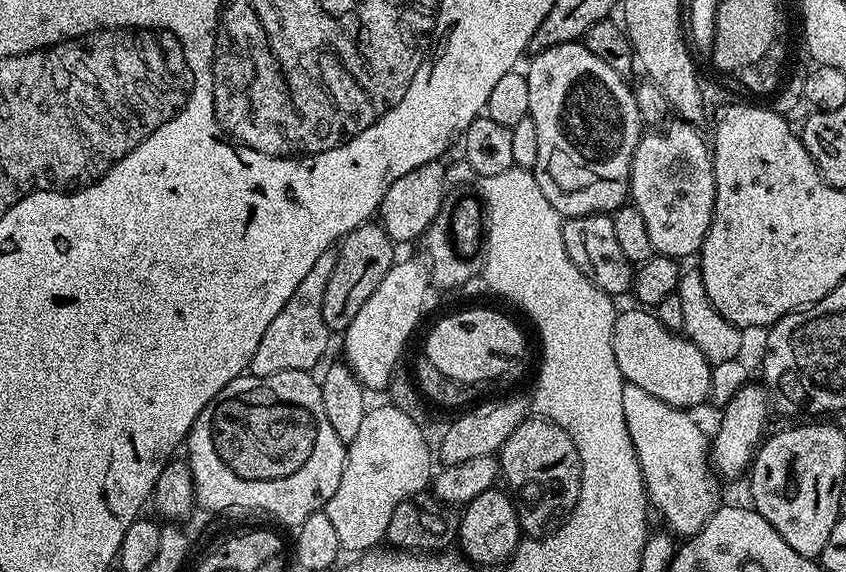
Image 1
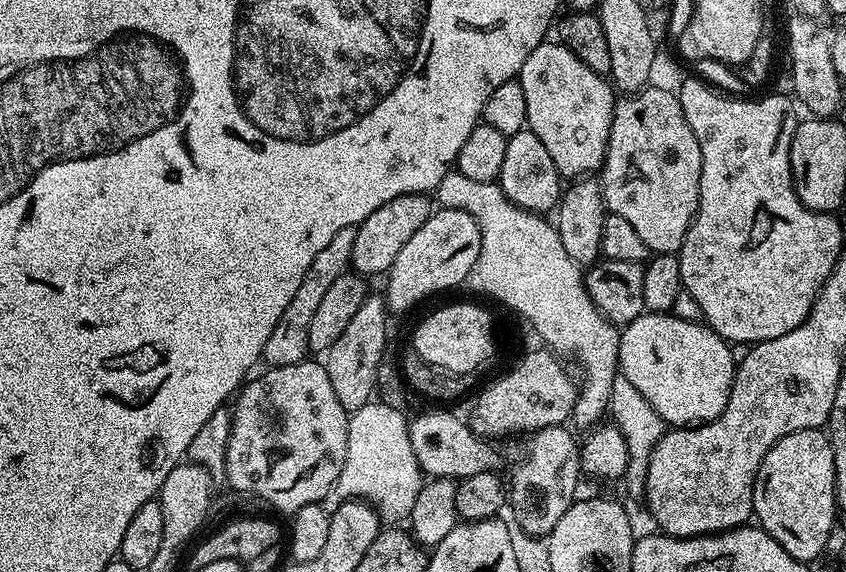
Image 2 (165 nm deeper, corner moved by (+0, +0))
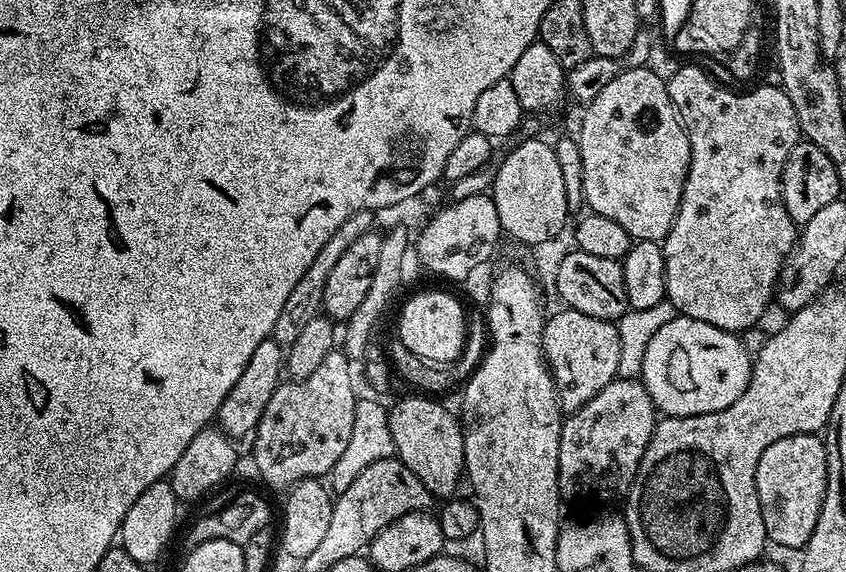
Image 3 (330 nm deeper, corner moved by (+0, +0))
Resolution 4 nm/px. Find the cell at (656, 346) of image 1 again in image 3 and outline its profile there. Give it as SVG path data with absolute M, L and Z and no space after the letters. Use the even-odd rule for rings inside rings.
M677 314L672 322L667 322L666 326L662 326L650 339L640 376L645 390L665 417L701 416L726 410L726 406L742 398L742 390L746 390L752 377L752 361L753 357L744 348L737 333L710 326L710 322L698 322L689 316Z

